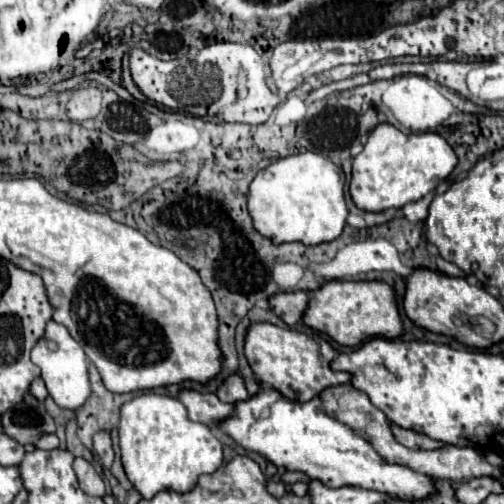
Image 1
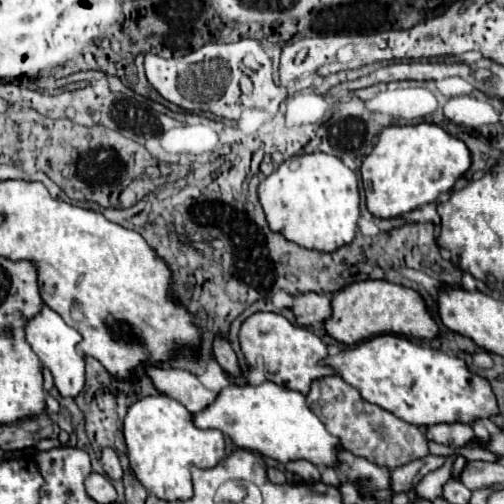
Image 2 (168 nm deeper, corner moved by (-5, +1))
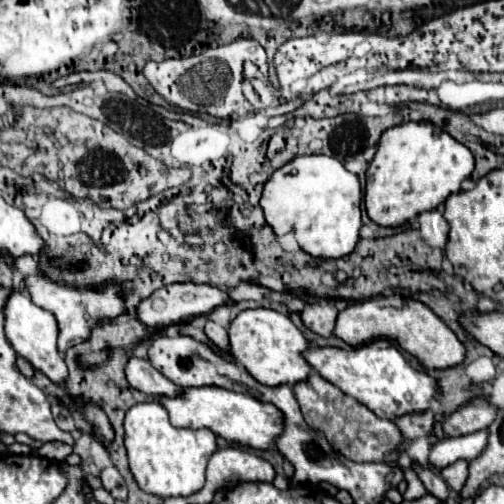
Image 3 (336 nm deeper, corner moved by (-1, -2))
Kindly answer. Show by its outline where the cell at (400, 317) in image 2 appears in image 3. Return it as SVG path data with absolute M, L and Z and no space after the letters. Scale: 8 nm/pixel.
M399 294L379 296L375 300L359 300L351 302L337 316L335 336L345 340L349 346L361 346L377 338L395 340L405 352L415 356L427 370L445 370L455 368L465 360L465 346L459 338L449 330L449 326L431 312L425 304L413 298L405 298Z

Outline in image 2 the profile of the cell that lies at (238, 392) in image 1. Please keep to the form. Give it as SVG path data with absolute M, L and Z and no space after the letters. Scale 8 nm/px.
M217 337L215 345L213 345L213 353L215 353L217 363L221 365L221 369L223 369L227 375L231 375L231 377L241 377L239 361L237 361L235 351L231 349L231 345L229 345L229 341L227 341L227 339Z

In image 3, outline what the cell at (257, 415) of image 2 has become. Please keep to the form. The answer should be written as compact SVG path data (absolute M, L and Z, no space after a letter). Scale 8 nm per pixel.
M191 386L183 388L179 396L159 396L159 404L169 412L171 424L177 428L209 428L213 434L225 438L229 444L243 444L267 450L281 434L281 412L273 404L263 404L247 394L231 392L219 386Z

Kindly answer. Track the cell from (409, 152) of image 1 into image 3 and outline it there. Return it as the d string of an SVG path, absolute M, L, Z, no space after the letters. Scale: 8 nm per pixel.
M407 122L383 132L377 154L367 170L365 210L379 226L397 228L425 210L439 208L445 198L461 190L461 182L475 168L473 154L431 122Z

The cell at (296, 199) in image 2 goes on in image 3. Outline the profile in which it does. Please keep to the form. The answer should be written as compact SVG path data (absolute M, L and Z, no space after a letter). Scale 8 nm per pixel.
M325 154L297 156L277 168L265 184L261 208L277 236L293 232L299 248L315 258L343 258L359 242L361 184L337 158Z

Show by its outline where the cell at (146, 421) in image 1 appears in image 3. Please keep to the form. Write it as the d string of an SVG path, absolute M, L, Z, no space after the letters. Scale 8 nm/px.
M143 402L143 404L135 404L125 416L125 448L129 454L129 468L139 488L149 494L169 498L169 496L189 496L203 488L205 468L207 468L211 454L217 450L217 442L215 442L215 434L207 428L191 430L191 428L171 426L169 414L159 402Z

